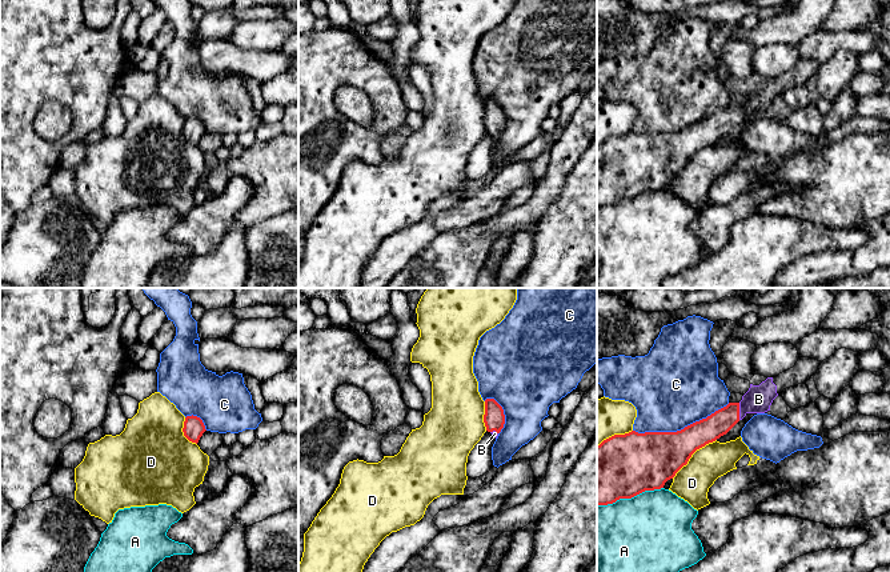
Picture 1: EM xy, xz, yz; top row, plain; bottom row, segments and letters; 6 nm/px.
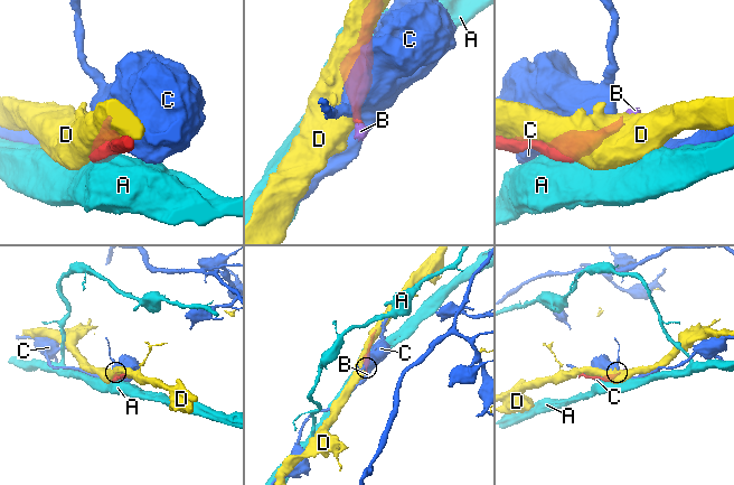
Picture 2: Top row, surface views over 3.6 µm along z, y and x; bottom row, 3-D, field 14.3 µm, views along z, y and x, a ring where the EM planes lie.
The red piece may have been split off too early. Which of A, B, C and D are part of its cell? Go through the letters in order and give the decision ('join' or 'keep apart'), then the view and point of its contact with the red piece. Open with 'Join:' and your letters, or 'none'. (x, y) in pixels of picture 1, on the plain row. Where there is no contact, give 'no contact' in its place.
Join: B
A: keep apart; meets red in yz at (629, 199)
B: join; meets red in yz at (738, 112)
C: keep apart; meets red in yz at (681, 131)
D: keep apart; meets red in yz at (692, 155)

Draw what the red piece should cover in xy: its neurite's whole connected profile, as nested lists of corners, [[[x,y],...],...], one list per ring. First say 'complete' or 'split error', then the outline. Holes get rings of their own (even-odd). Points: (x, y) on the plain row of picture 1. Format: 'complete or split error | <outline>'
complete | [[[193,116],[185,119],[183,133],[189,143],[197,145],[205,132],[205,127],[200,119]]]

